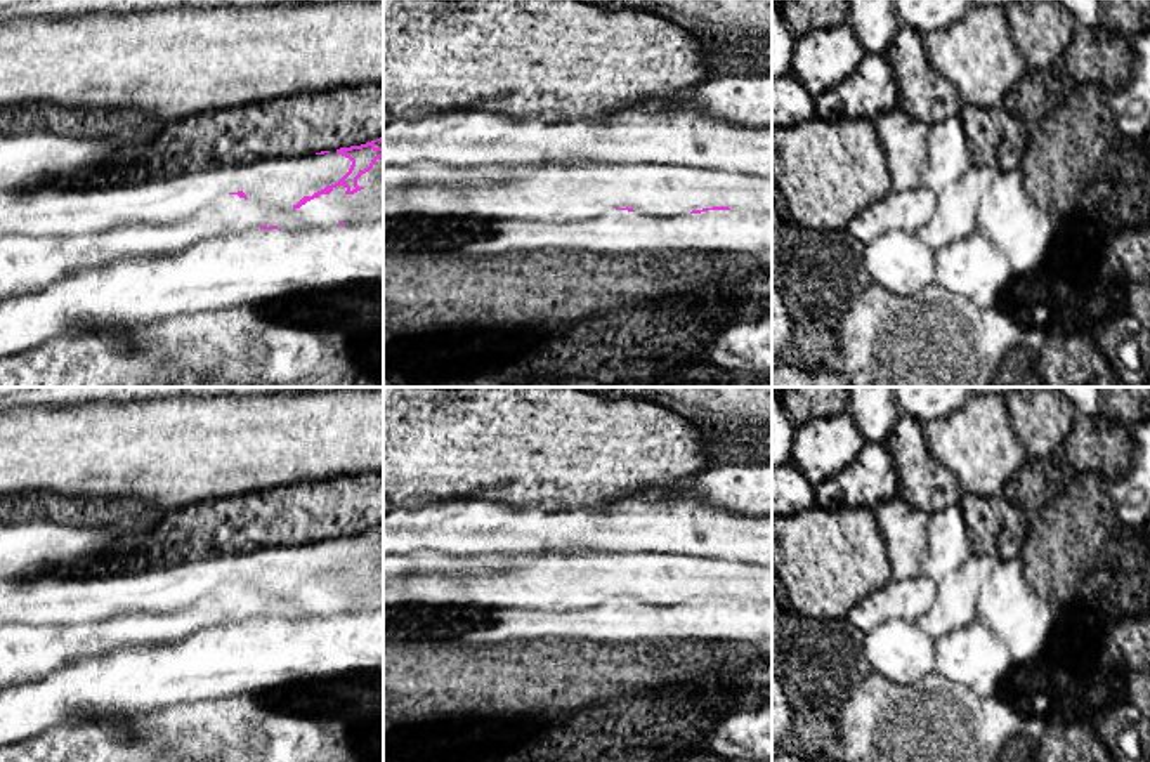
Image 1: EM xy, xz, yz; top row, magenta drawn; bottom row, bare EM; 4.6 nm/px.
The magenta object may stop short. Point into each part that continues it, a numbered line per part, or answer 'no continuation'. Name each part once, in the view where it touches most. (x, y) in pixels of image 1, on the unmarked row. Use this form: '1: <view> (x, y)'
1: xy (28, 653)

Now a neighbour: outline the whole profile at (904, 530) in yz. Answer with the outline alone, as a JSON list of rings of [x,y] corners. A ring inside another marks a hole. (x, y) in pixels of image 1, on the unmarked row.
[[[902,496],[879,503],[872,512],[883,536],[892,578],[907,580],[921,575],[921,562],[928,550],[930,516]]]

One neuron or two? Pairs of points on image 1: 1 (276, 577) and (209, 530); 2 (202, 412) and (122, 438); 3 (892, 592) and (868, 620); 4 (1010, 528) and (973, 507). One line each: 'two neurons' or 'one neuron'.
1: two neurons
2: one neuron
3: one neuron
4: one neuron

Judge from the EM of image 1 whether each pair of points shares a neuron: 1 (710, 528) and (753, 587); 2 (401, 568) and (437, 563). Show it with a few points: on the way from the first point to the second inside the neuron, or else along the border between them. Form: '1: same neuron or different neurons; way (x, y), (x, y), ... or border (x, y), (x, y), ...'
1: different neurons; border (692, 554), (753, 564)
2: same neuron; way (410, 564), (429, 563)

